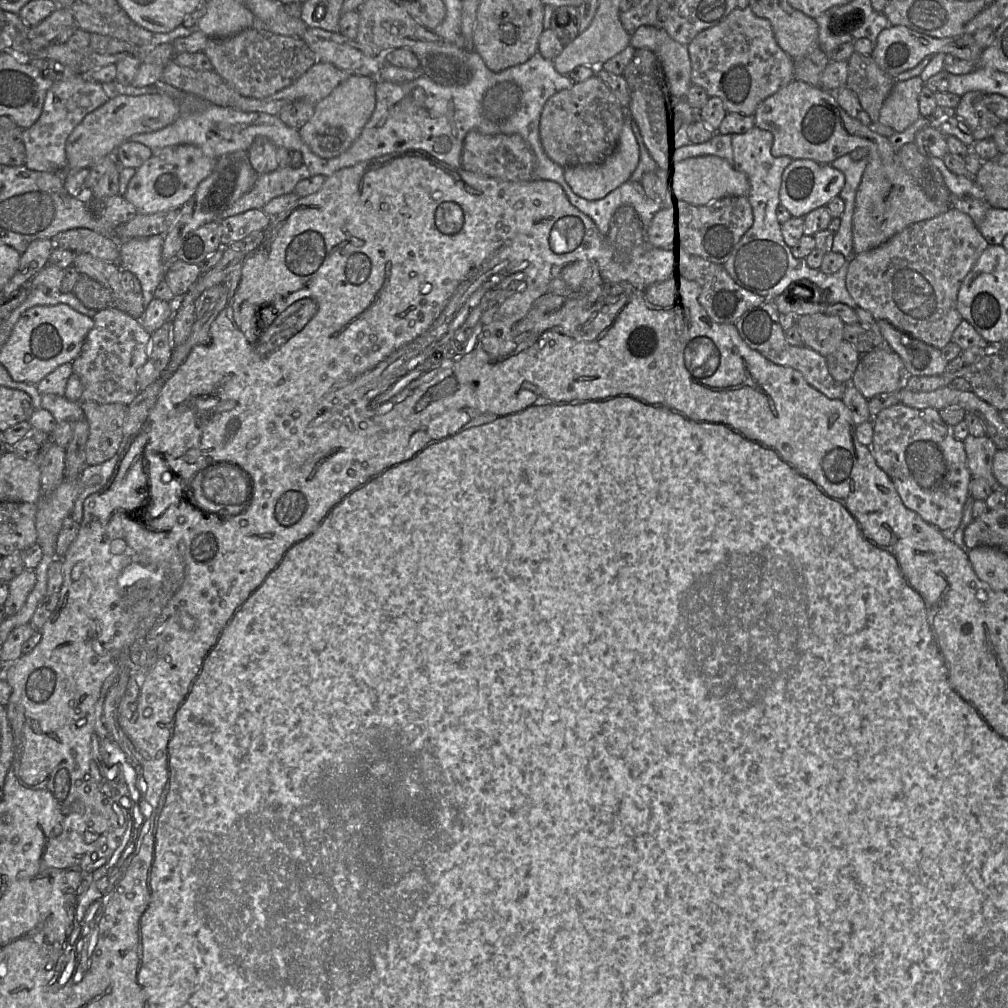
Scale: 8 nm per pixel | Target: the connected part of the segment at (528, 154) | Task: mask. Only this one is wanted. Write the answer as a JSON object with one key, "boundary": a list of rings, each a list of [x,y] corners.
{"boundary":[[[470,131],[463,142],[461,168],[494,179],[527,182],[532,181],[535,156],[529,144],[518,134],[489,135]]]}

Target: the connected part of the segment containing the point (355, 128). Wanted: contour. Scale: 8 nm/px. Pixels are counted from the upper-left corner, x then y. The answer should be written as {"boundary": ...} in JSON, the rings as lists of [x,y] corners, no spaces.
{"boundary":[[[350,75],[326,98],[315,105],[309,121],[298,129],[309,149],[324,159],[344,153],[358,138],[376,106],[375,77]]]}

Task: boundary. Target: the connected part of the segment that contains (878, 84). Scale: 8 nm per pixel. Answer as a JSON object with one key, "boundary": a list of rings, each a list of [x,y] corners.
{"boundary":[[[854,52],[848,59],[845,87],[854,91],[871,122],[878,122],[880,110],[895,84],[895,79],[883,71],[872,56]]]}

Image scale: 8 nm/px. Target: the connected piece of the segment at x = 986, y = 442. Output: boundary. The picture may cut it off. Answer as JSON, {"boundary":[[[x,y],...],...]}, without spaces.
{"boundary":[[[968,435],[964,440],[967,463],[972,477],[985,479],[990,486],[1001,488],[993,475],[993,458],[997,451],[995,443],[986,435]]]}

